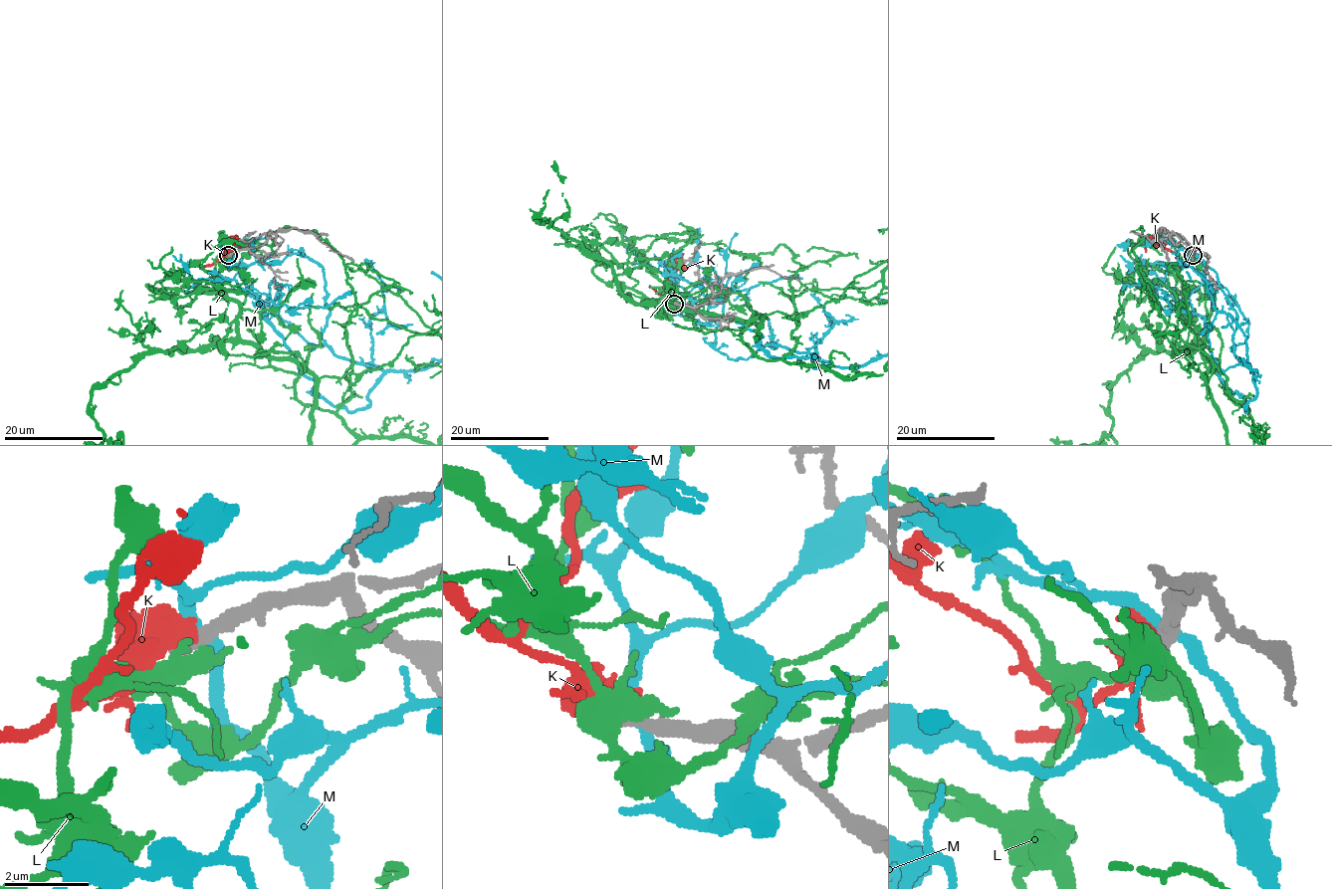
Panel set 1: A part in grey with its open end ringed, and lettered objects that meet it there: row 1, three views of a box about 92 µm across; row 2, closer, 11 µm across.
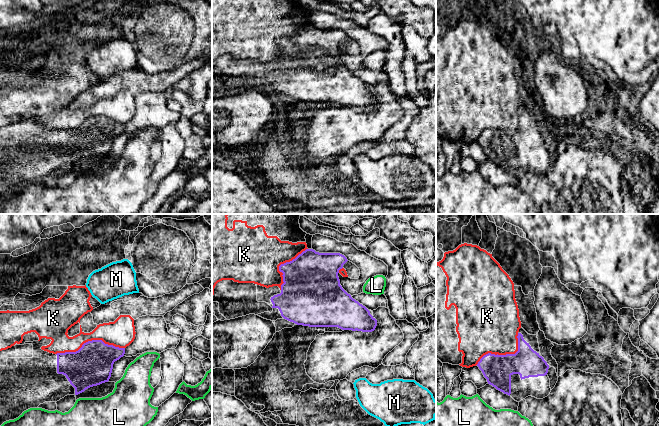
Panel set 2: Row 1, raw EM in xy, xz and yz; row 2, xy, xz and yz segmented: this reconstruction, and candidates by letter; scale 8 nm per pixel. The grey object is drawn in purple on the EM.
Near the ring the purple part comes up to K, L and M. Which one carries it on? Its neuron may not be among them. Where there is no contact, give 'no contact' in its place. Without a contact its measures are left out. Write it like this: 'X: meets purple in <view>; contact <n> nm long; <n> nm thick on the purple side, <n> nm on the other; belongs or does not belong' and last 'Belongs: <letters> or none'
K: meets purple in xy; contact 550 nm long; 320 nm thick on the purple side, 220 nm on the other; does not belong
L: no contact; does not belong
M: no contact; does not belong
Belongs: none

